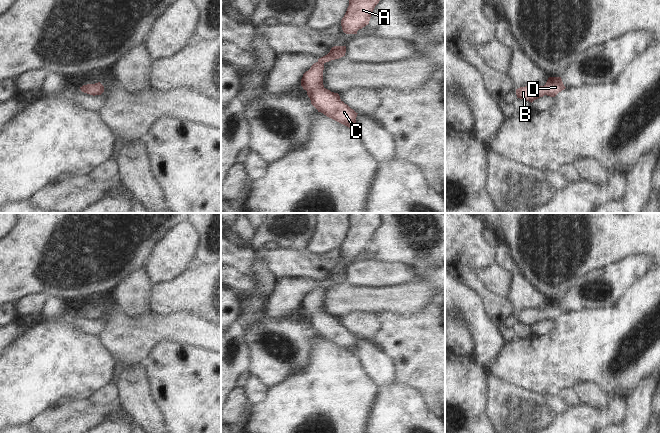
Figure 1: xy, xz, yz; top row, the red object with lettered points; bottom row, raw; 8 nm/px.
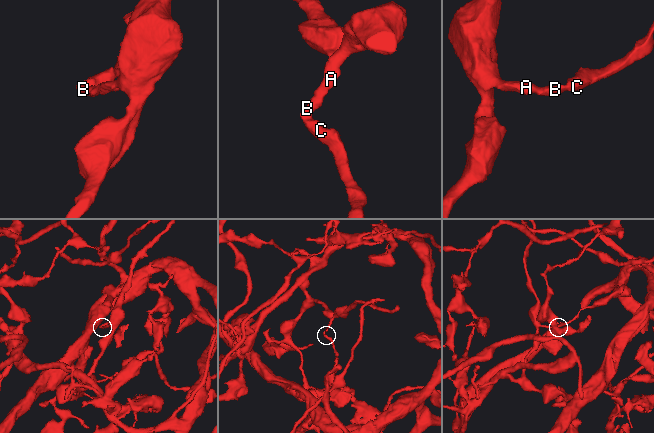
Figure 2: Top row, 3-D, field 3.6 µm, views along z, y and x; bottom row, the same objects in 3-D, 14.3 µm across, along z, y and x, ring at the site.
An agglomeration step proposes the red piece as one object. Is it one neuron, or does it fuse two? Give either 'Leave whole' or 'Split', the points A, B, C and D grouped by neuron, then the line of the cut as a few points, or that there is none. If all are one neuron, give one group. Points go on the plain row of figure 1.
Leave whole. Groups: A B C D. No split.

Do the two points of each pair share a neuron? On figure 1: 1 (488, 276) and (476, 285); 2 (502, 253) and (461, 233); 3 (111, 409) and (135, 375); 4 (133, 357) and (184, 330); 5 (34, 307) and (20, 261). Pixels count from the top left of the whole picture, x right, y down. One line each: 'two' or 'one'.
1: two
2: two
3: two
4: one
5: two

